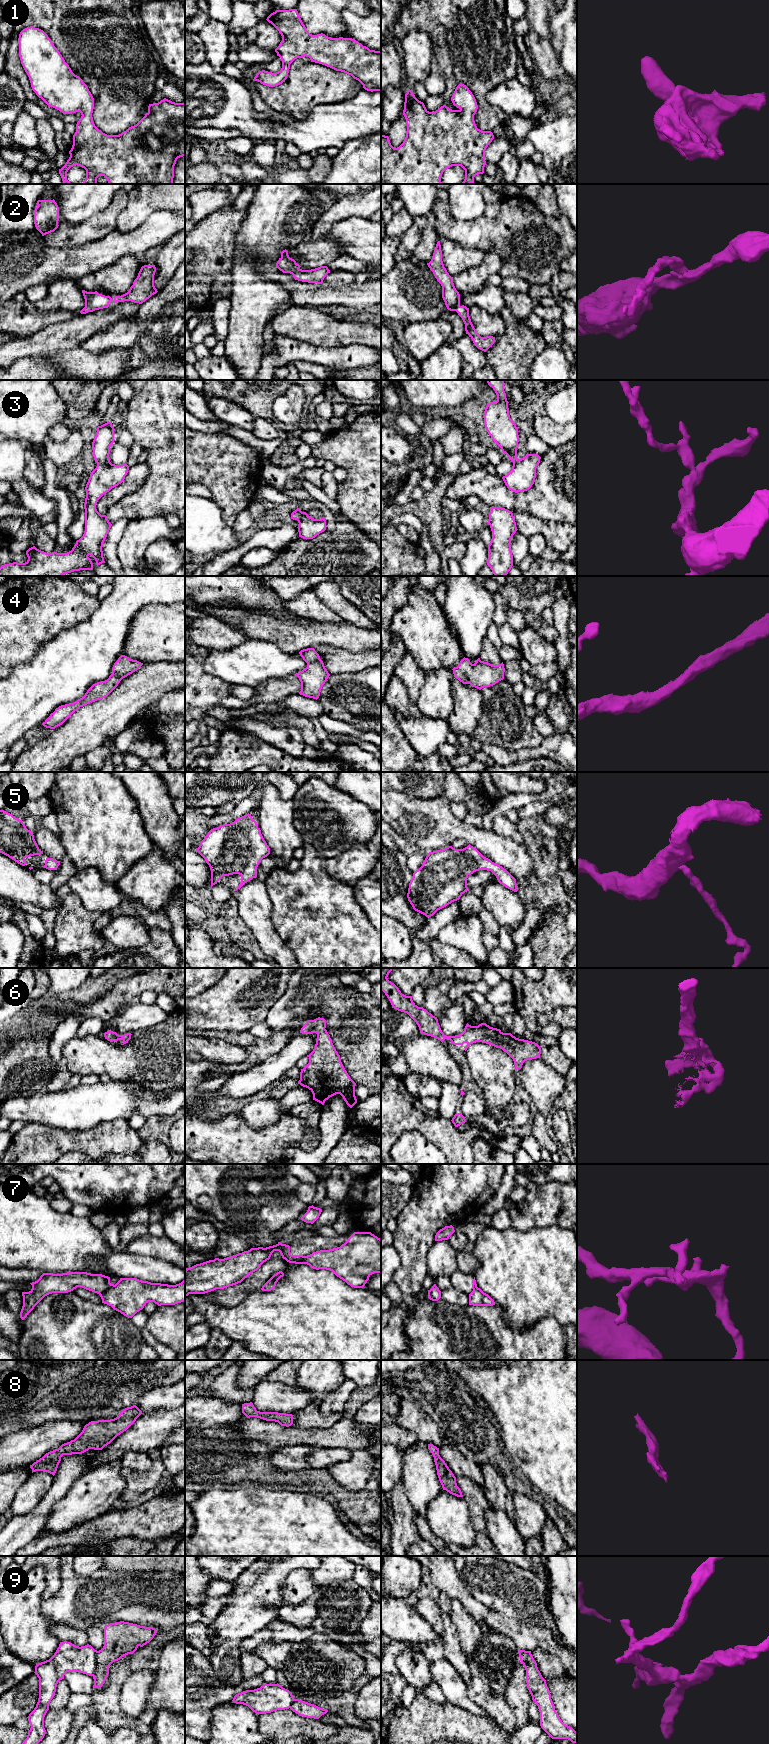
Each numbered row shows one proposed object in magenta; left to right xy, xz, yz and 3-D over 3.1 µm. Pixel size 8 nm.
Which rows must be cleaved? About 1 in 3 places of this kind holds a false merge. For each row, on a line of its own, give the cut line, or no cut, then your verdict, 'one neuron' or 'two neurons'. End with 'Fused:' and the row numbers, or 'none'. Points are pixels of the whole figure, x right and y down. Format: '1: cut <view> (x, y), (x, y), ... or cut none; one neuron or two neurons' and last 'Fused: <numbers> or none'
1: cut none; one neuron
2: cut none; one neuron
3: cut none; one neuron
4: cut none; one neuron
5: cut none; one neuron
6: cut none; one neuron
7: cut xy (115, 1285), (99, 1294); two neurons
8: cut none; one neuron
9: cut xy (97, 1651), (96, 1669), (92, 1675); two neurons
Fused: 7, 9

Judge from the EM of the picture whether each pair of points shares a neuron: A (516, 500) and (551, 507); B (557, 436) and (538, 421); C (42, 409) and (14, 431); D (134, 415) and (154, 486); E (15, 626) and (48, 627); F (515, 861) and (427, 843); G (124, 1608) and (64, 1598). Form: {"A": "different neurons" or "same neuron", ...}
{"A": "same neuron", "B": "same neuron", "C": "same neuron", "D": "same neuron", "E": "same neuron", "F": "same neuron", "G": "same neuron"}

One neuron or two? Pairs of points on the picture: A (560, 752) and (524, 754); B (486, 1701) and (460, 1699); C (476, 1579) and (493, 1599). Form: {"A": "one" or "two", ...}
{"A": "one", "B": "two", "C": "one"}

